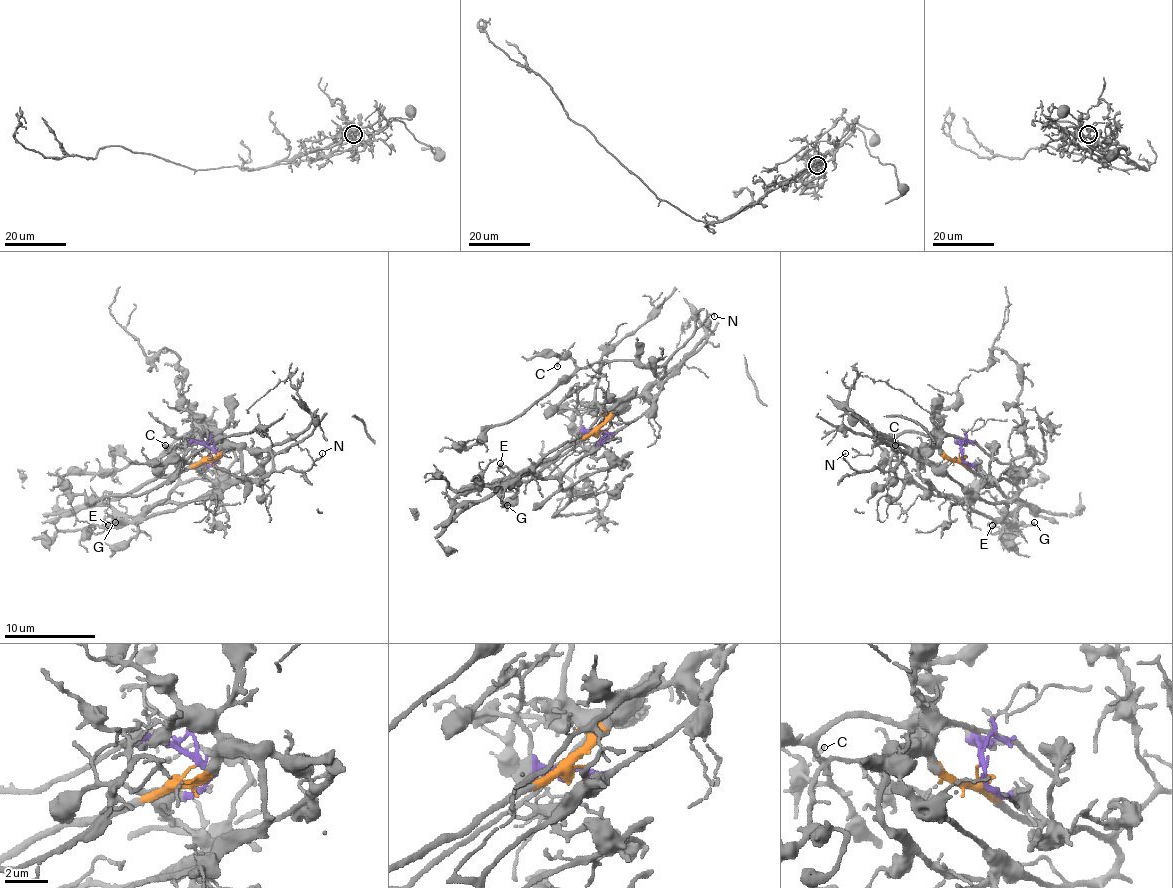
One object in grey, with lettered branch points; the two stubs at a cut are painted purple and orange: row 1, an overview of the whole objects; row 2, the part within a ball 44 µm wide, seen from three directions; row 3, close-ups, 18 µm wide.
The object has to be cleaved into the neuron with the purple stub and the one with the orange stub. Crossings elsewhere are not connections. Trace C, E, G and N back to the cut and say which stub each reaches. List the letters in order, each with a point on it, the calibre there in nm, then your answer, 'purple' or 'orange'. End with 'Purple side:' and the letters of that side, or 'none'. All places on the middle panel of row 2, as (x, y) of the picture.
C: (557, 366) | 130 nm | orange
E: (500, 463) | 130 nm | orange
G: (507, 505) | 170 nm | orange
N: (714, 316) | 100 nm | orange
Purple side: none

